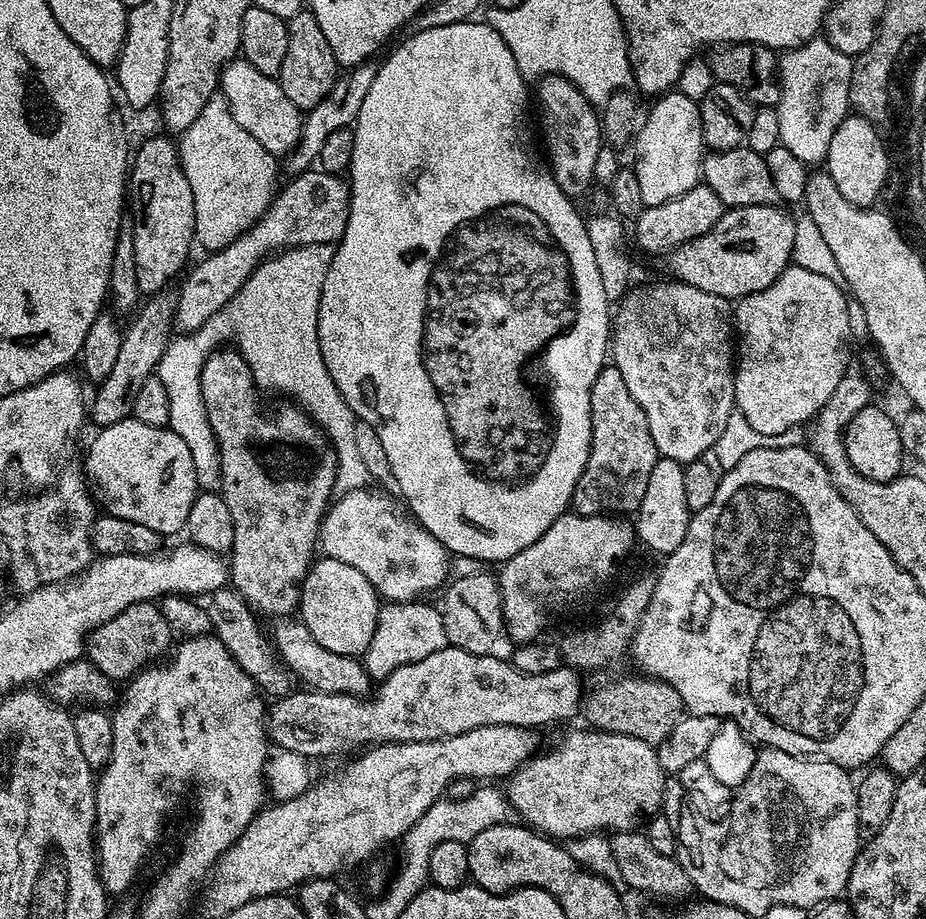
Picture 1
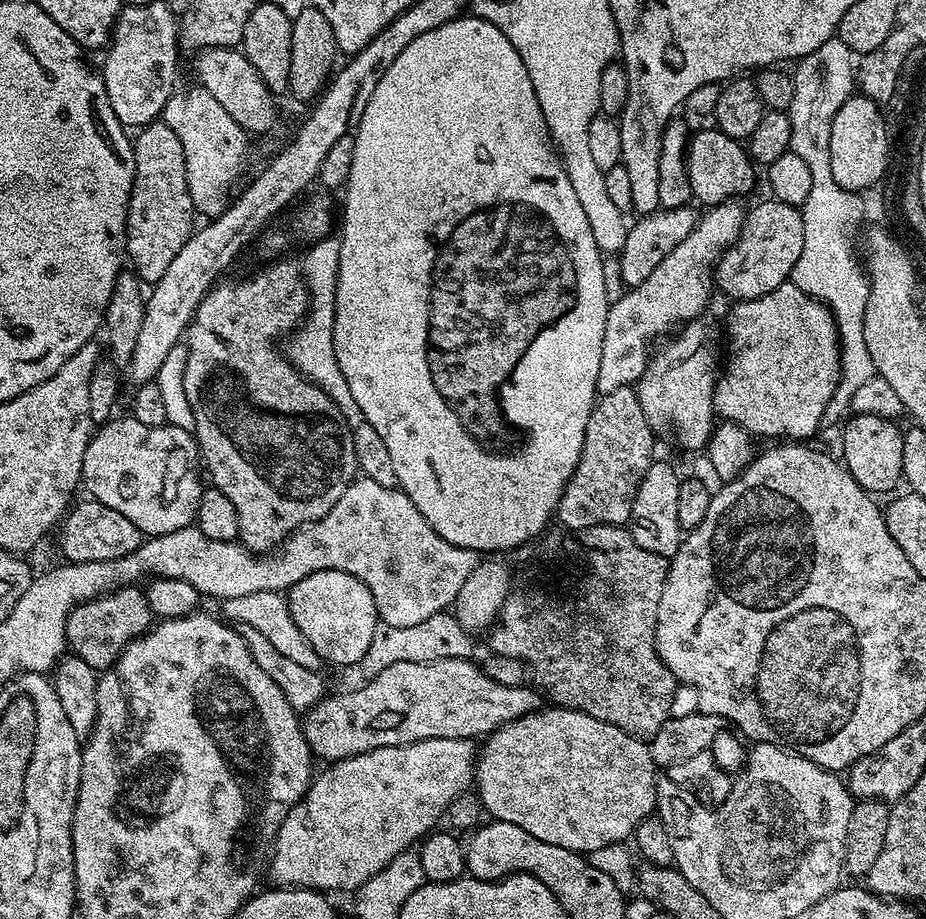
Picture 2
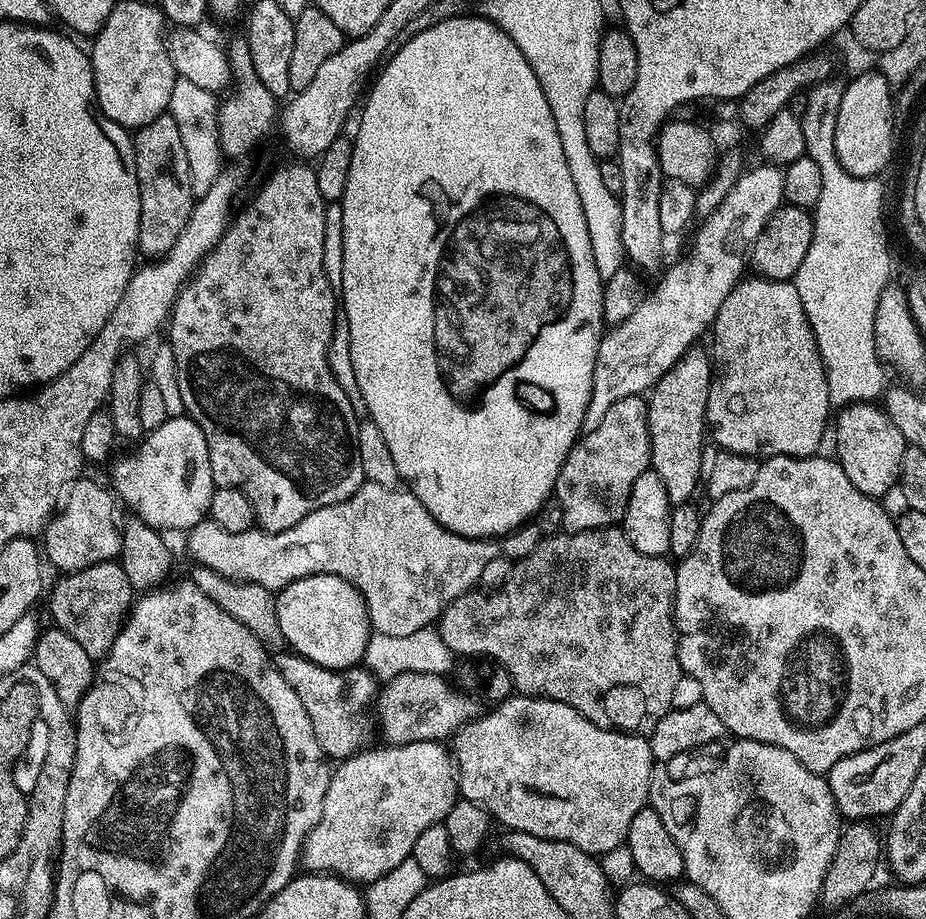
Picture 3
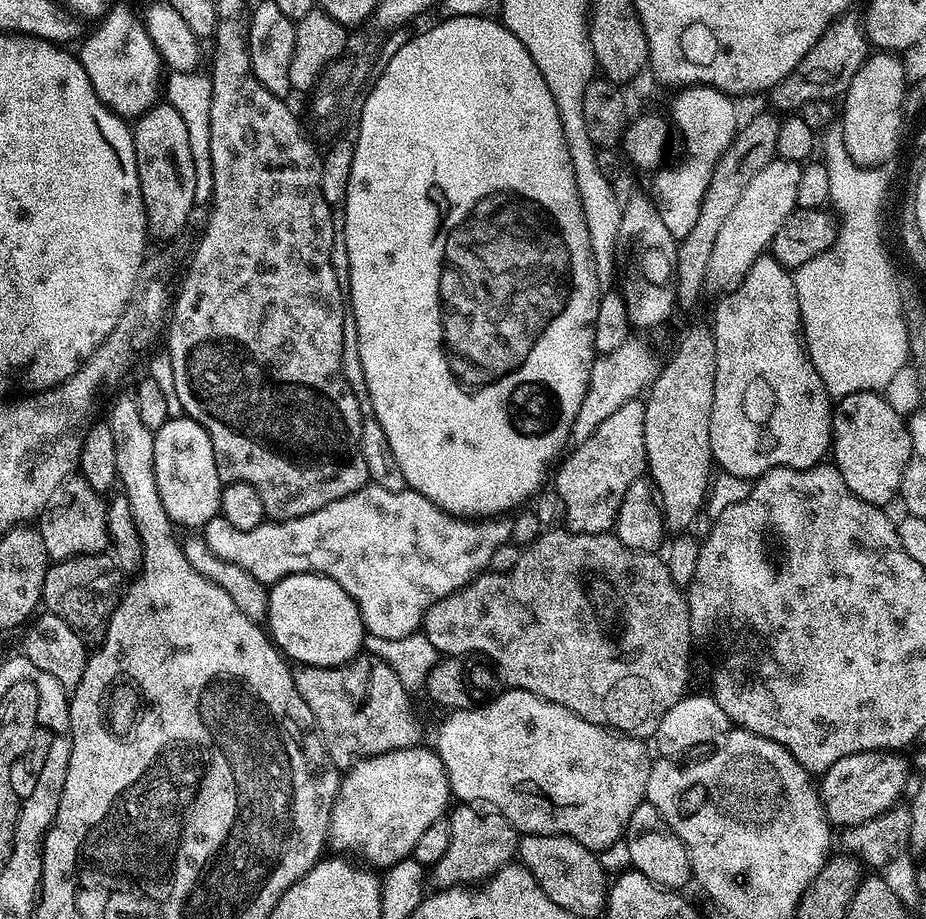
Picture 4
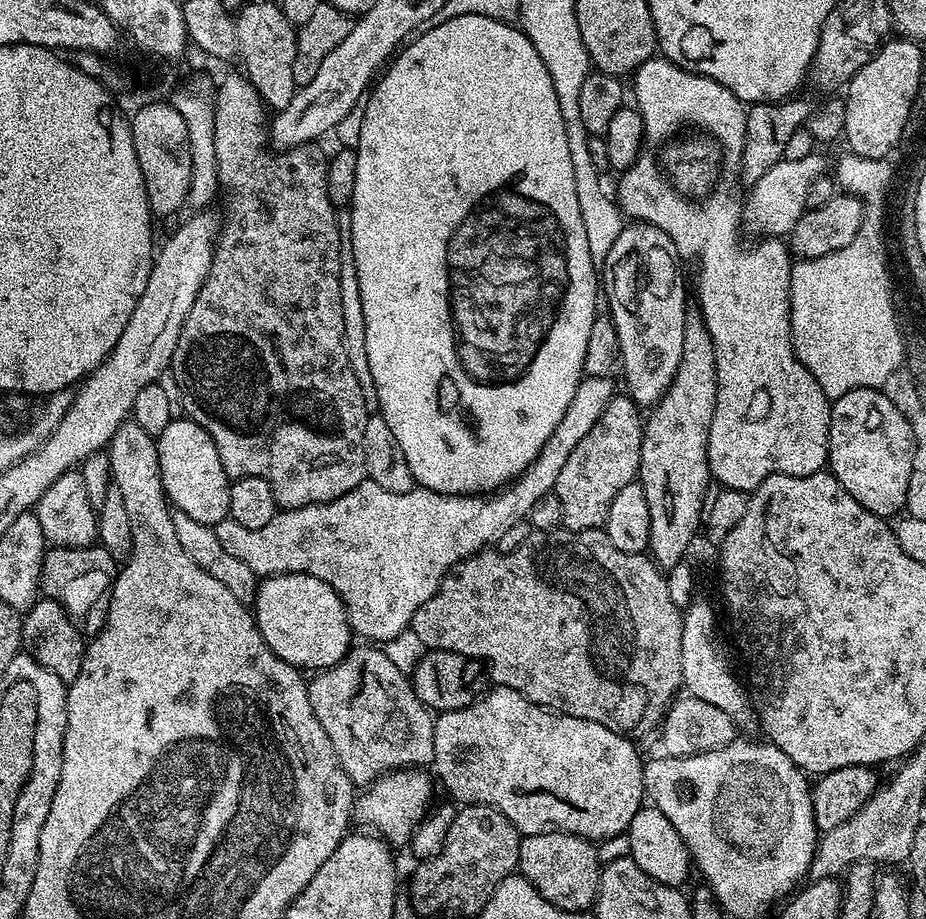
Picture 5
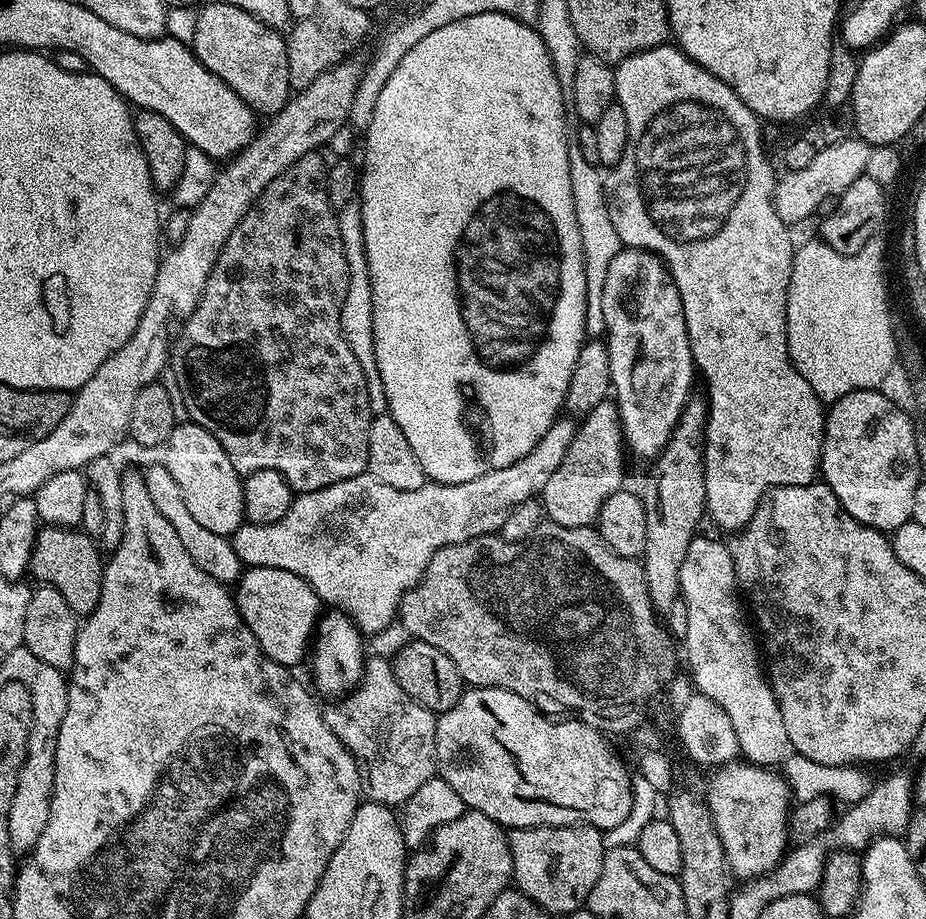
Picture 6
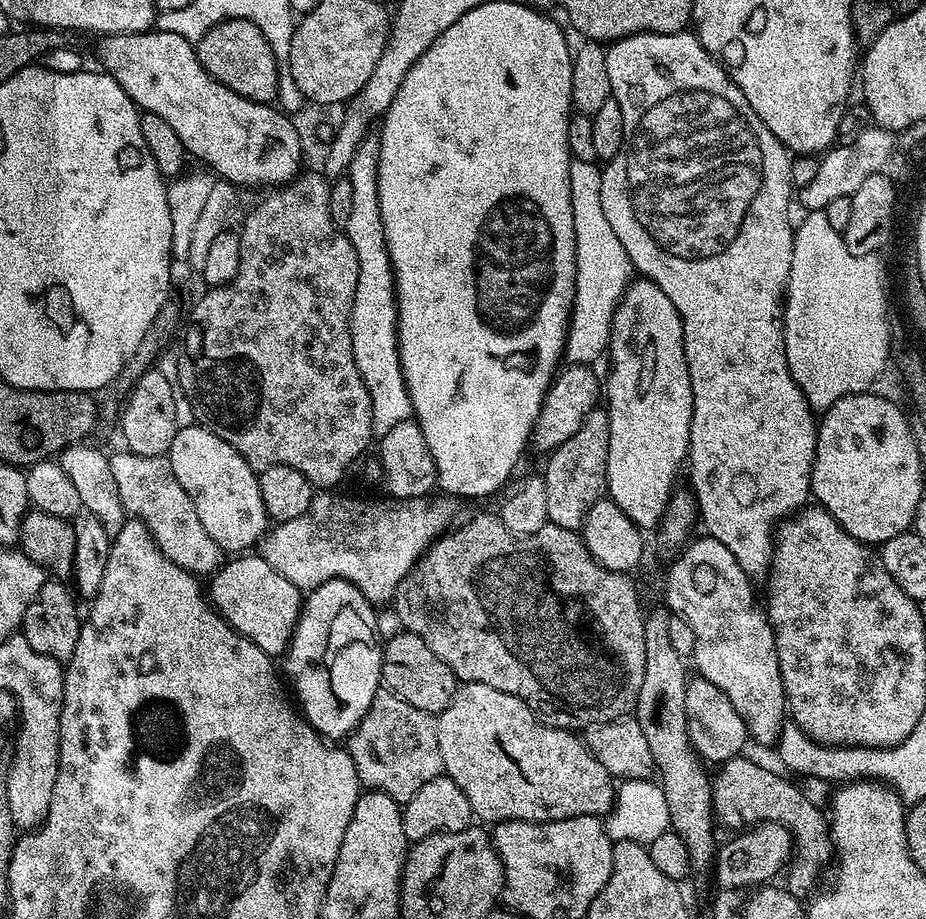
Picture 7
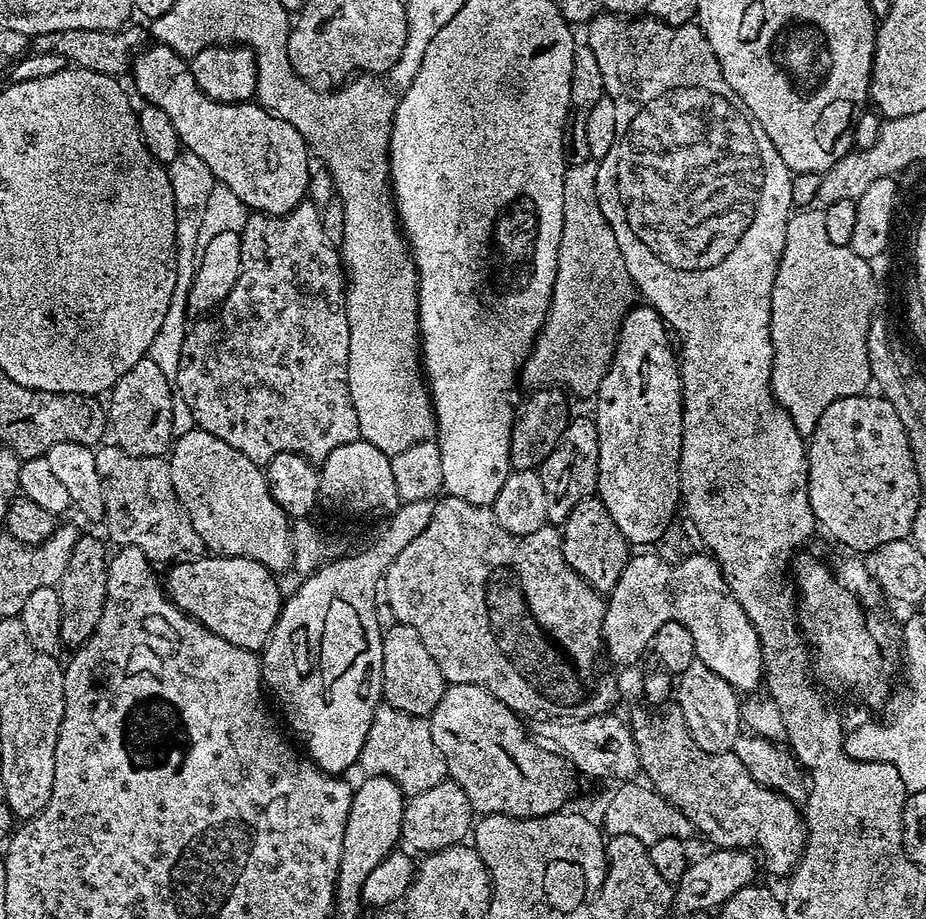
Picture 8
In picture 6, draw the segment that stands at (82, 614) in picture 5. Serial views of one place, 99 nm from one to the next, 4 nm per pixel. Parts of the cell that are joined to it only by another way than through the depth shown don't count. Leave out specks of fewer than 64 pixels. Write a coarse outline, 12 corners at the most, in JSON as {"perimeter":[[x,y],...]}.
{"perimeter":[[41,527],[30,576],[80,618],[98,606],[104,566],[93,537]]}

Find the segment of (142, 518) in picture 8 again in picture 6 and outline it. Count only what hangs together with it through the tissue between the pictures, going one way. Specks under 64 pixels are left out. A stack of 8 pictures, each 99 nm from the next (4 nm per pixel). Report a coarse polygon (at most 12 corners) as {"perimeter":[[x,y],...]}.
{"perimeter":[[163,462],[143,473],[146,490],[178,530],[186,554],[225,586],[242,575],[231,539],[206,530]]}

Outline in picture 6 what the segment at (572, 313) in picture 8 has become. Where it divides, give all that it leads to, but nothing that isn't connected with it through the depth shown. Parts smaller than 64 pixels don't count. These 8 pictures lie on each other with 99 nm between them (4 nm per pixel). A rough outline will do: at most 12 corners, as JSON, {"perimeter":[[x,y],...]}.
{"perimeter":[[569,143],[570,186],[582,234],[586,332],[605,335],[602,286],[622,247],[604,176]]}

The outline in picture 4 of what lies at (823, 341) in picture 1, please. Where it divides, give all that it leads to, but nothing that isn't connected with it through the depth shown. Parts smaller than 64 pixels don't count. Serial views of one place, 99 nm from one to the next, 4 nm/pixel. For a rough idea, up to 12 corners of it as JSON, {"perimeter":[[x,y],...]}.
{"perimeter":[[765,254],[710,320],[713,461],[813,468],[834,404]]}

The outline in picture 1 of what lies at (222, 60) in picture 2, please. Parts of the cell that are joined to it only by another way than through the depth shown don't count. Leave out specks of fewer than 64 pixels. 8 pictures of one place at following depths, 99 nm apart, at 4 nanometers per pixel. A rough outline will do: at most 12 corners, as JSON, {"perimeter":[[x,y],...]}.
{"perimeter":[[251,59],[219,91],[246,134],[277,158],[300,141],[301,109]]}

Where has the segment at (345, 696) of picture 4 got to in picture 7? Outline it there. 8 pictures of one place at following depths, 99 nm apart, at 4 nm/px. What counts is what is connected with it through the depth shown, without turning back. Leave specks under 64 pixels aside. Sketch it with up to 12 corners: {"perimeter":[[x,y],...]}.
{"perimeter":[[377,692],[347,737],[401,806],[444,771],[436,716]]}

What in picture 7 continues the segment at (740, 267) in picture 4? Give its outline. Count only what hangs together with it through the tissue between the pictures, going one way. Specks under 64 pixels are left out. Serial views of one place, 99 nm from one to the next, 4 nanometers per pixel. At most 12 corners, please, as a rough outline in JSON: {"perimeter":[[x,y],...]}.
{"perimeter":[[869,126],[823,153],[798,200],[822,210],[889,167],[891,131]]}

